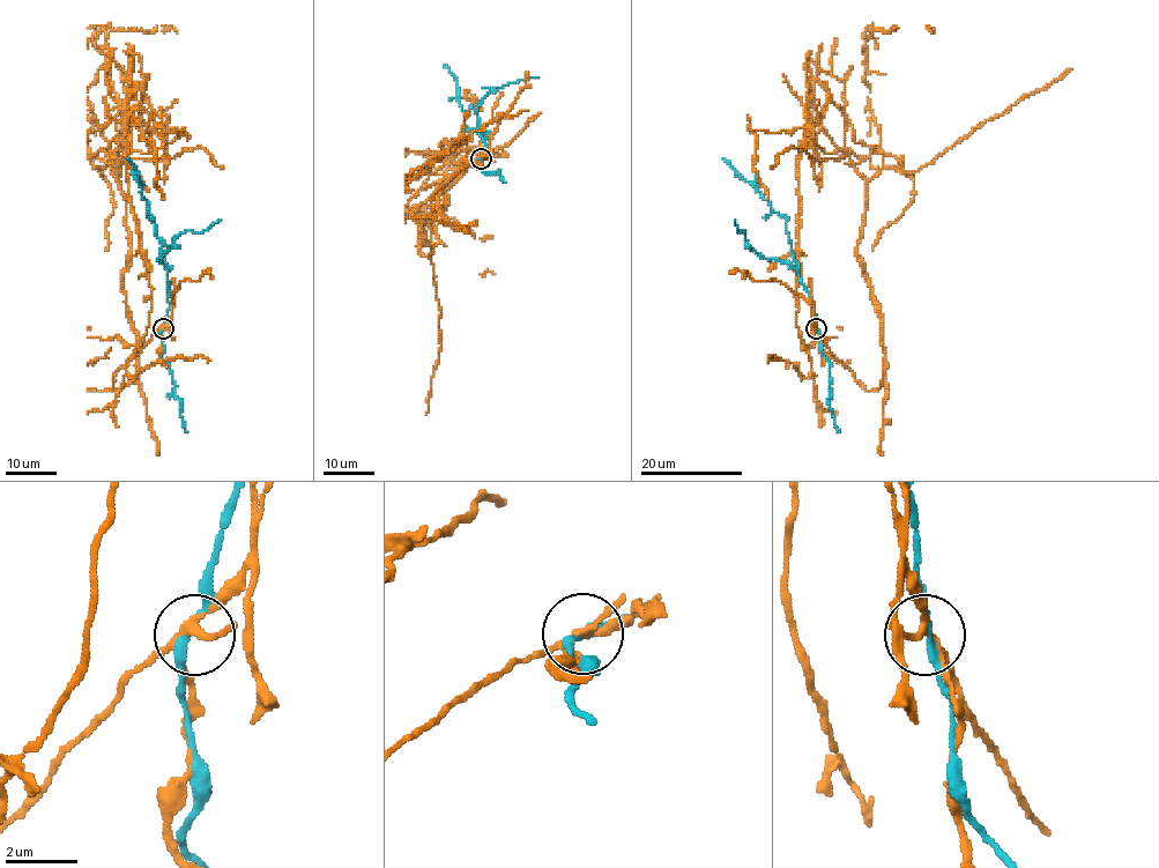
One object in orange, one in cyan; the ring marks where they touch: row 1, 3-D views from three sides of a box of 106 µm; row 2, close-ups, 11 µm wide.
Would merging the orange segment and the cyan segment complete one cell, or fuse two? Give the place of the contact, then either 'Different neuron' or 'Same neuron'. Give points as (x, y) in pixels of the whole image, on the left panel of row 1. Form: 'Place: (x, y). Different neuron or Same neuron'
Place: (163, 328). Different neuron

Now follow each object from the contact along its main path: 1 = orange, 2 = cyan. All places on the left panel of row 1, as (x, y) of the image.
1: (162, 327), (113, 392), (138, 347), (119, 165), (155, 123), (128, 108), (150, 309), (126, 372), (209, 361)
2: (162, 327), (169, 301), (161, 243), (147, 215), (148, 203), (141, 193), (139, 173), (125, 157)

